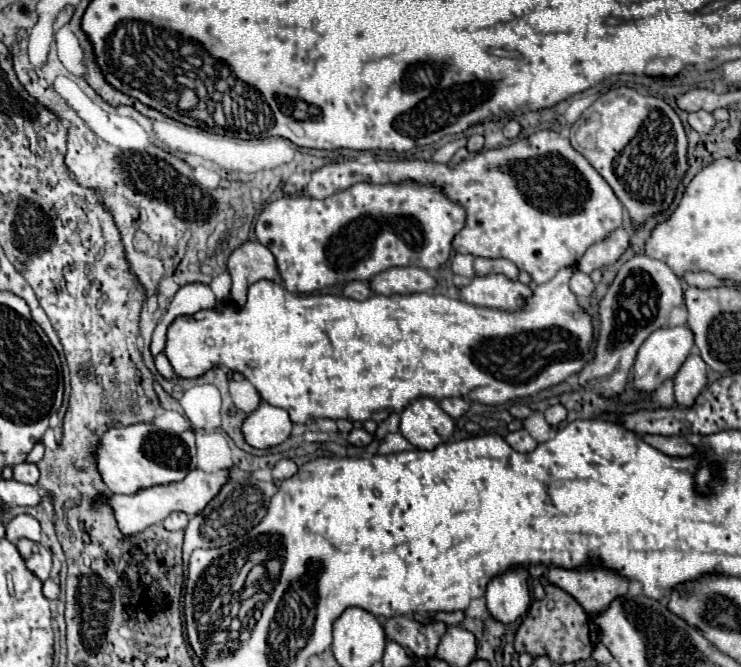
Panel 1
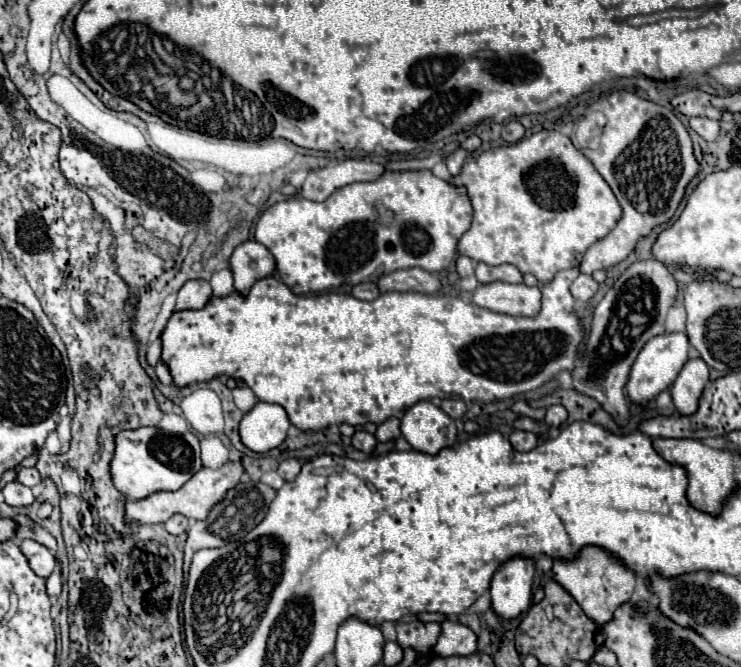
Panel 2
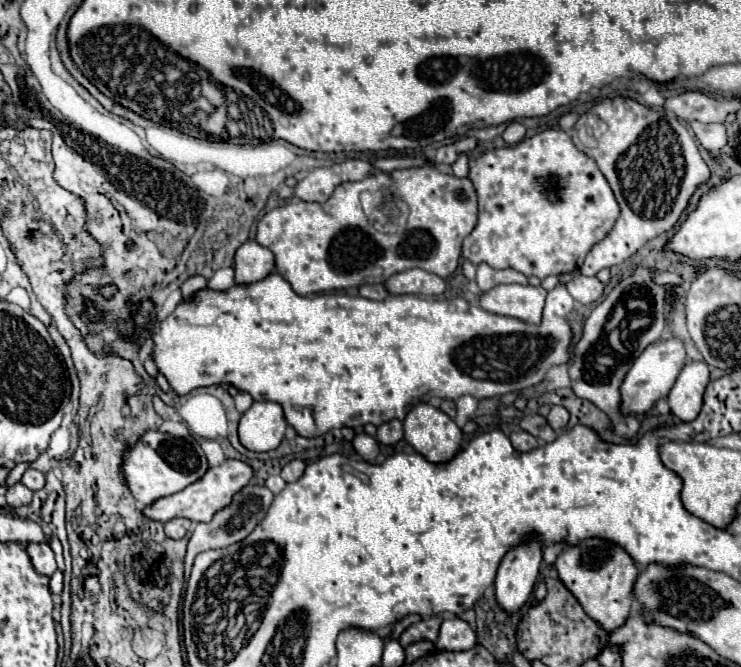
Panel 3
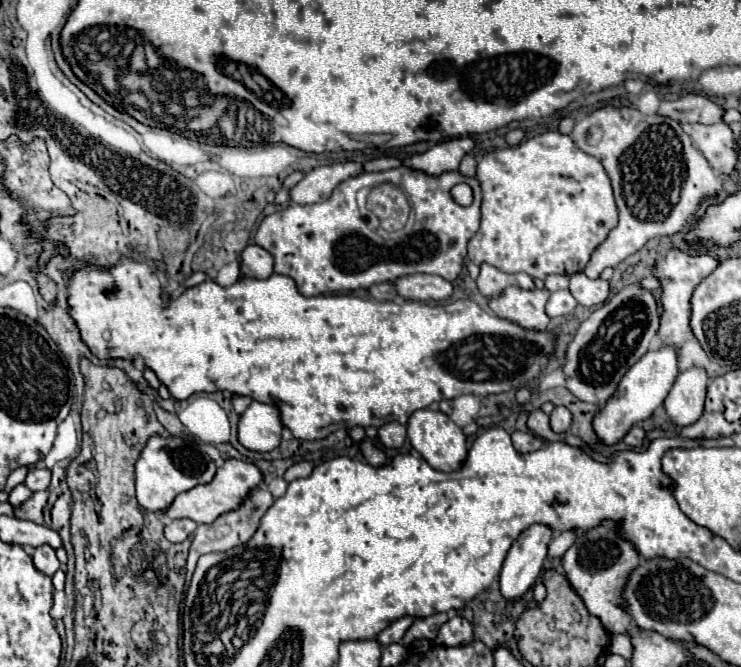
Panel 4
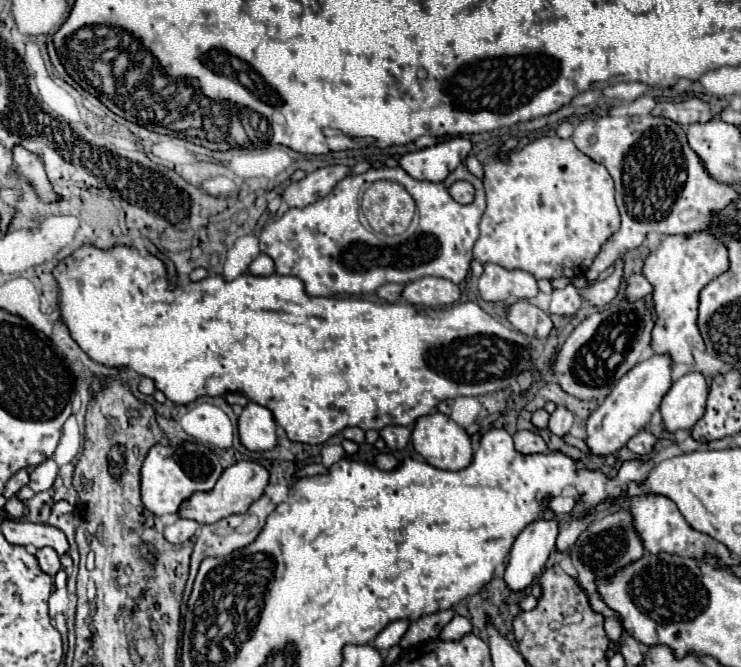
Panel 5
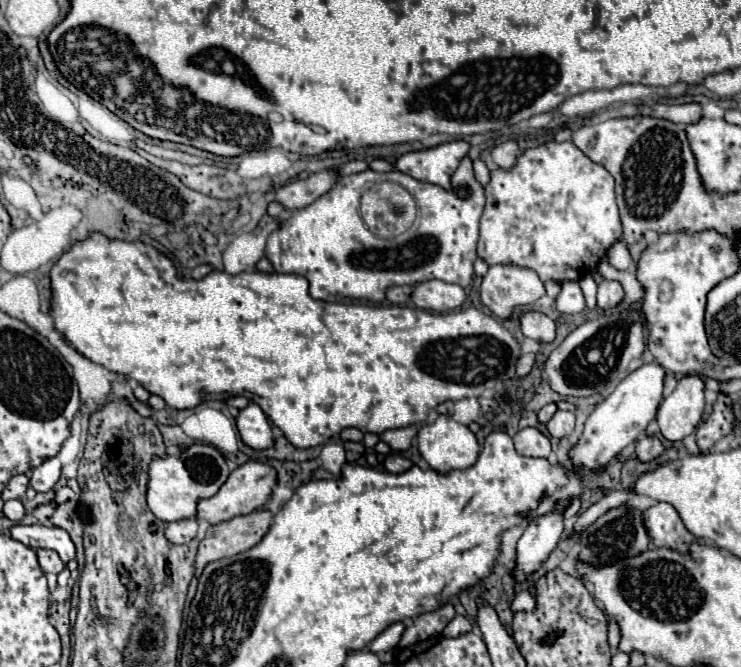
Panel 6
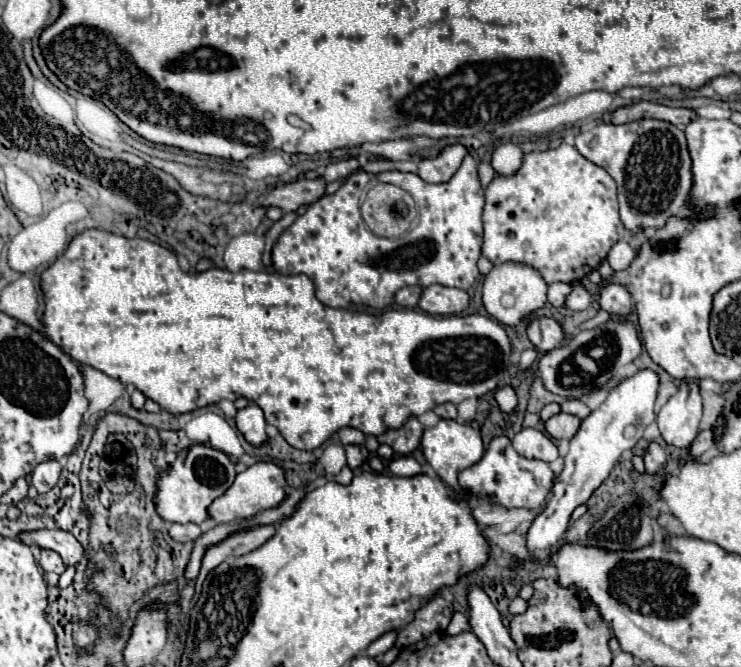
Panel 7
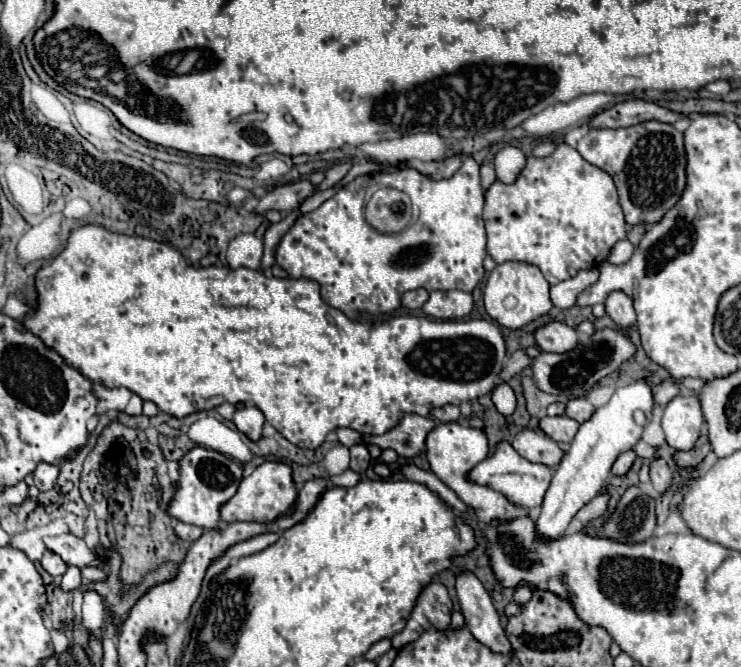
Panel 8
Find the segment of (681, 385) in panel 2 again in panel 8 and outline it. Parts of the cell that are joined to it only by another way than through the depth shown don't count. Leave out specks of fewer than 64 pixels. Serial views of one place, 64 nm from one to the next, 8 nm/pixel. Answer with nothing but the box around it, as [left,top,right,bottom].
[662,396,702,450]

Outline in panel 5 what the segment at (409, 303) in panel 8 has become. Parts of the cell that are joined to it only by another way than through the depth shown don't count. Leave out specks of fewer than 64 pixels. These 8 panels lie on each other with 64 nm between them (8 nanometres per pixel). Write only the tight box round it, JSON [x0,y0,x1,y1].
[378,284,402,302]

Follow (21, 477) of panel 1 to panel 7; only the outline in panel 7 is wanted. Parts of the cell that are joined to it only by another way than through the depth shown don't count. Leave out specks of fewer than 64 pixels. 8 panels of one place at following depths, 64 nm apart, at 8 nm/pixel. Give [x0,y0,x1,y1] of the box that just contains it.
[32,460,62,494]

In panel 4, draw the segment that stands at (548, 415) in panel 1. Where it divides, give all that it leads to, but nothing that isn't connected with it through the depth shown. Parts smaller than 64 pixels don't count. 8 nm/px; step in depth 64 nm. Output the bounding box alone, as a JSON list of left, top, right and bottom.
[550,406,572,434]

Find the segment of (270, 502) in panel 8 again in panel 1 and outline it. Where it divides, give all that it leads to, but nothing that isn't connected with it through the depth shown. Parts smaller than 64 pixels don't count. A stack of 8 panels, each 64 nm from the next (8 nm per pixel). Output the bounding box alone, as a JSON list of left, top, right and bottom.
[108,470,230,536]

